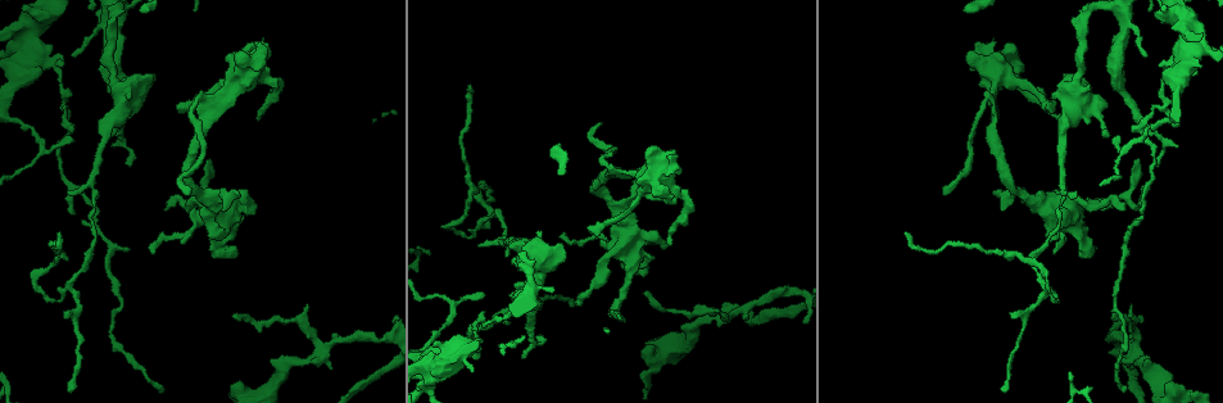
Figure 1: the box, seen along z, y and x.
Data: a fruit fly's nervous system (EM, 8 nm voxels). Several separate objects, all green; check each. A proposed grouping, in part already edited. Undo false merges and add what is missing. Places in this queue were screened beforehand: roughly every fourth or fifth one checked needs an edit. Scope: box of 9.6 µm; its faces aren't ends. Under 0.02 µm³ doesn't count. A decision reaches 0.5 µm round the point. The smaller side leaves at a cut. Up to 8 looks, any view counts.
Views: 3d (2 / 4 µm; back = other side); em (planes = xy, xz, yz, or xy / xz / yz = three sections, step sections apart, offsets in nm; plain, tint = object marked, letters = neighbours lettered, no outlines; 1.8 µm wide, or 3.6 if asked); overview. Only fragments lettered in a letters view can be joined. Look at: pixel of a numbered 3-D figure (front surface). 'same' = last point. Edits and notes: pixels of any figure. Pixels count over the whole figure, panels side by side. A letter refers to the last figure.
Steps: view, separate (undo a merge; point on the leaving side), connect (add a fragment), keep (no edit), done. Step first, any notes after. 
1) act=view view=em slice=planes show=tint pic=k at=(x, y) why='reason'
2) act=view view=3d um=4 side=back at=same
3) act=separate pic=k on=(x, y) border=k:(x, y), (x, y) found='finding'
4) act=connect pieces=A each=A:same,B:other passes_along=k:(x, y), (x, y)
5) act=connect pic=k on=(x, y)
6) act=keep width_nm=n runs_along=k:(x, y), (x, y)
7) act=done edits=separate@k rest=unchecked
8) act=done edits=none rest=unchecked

act=view view=em slice=planes show=letters pic=1 at=(1134, 207)

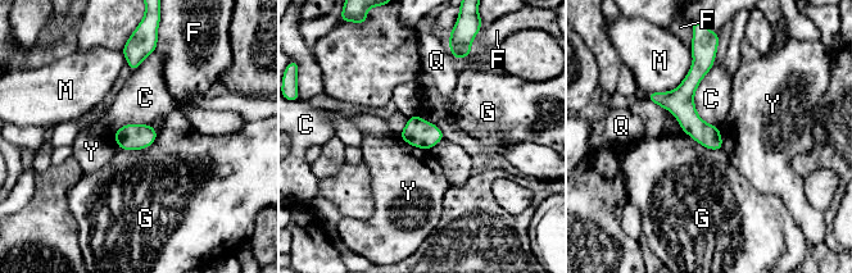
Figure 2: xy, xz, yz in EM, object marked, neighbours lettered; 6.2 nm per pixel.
act=keep each=C:other,F:other,G:other,M:other,Q:other,Y:other found='no lettered fragment goes on from it'

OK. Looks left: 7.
act=view view=em slice=xy step=16 show=letters pic=1 at=(656, 232)

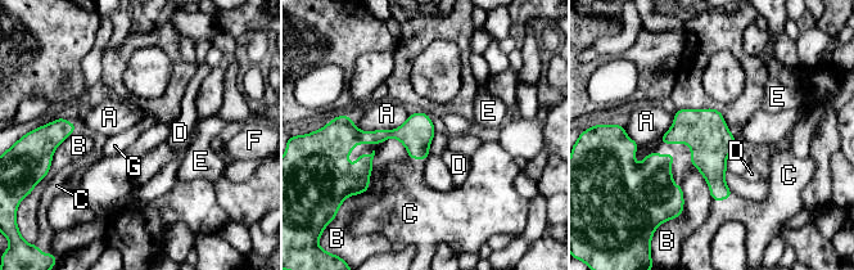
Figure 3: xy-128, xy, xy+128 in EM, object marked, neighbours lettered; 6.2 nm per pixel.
act=view view=em slice=planes show=letters at=same

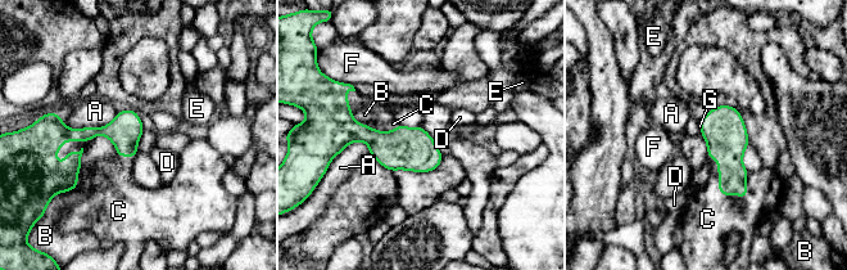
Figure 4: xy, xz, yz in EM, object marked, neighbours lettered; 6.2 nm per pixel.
act=connect pieces=C width_nm=220 each=A:other,B:other,C:same,D:other,E:other,F:other,G:other found='it goes on there'

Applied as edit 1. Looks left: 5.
act=view view=em slice=yz step=8 show=letters pic=1 at=(944, 190) why='an open end'

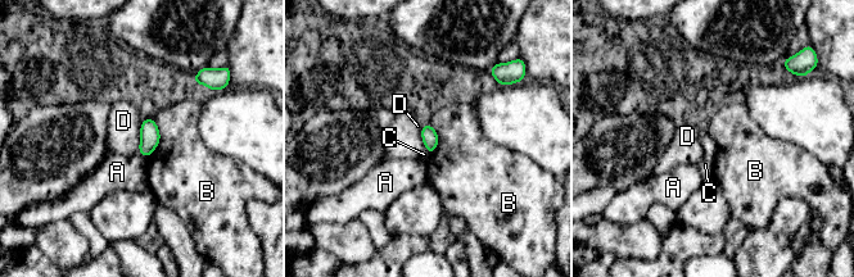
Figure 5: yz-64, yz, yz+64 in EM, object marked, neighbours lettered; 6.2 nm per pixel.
act=view view=em slice=xy step=8 show=letters at=same why='another direction'

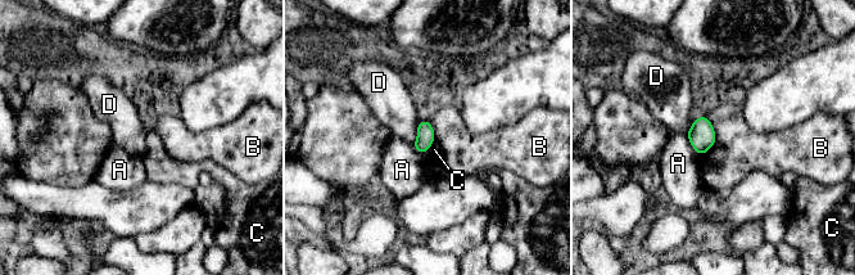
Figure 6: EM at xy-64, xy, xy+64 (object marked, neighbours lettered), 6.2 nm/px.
act=keep each=A:other,B:other,C:other,D:other found='none of them fits'

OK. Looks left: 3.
act=view view=3d um=2 pic=1 at=(1166, 76) why='branch stops here'

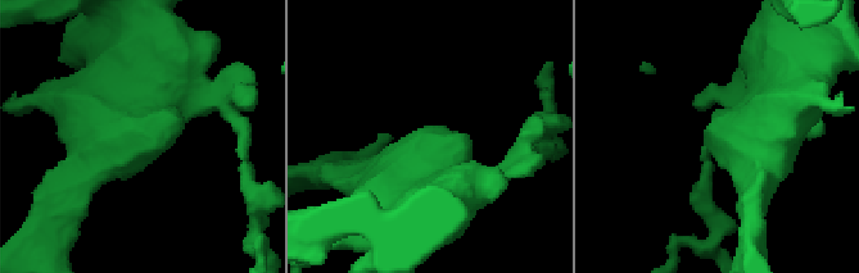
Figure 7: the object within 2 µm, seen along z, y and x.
act=view view=em slice=yz step=8 show=tint pic=7 at=(718, 140)

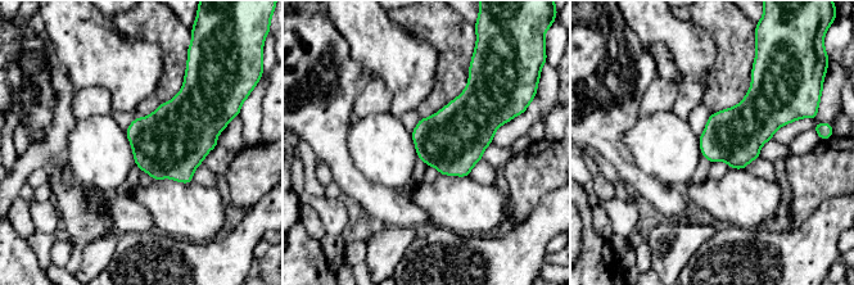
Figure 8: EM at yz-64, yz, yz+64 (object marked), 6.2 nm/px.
act=view view=em slice=planes show=letters at=same

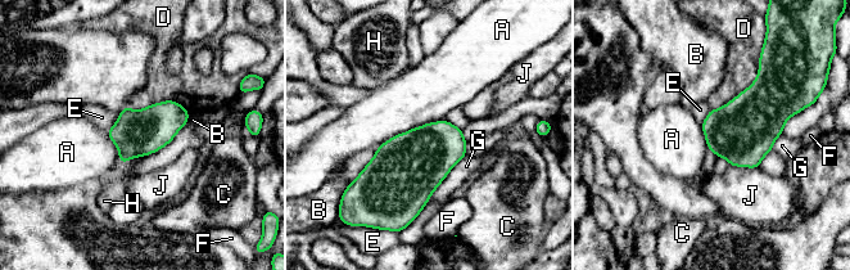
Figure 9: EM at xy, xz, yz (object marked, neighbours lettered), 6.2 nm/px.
act=keep each=A:other,B:other,C:other,D:other,E:other,F:other,G:other,H:other,J:other border=9:(444, 118), (401, 131), (378, 147) found='none of them fits'

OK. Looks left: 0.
act=done edits=connect@4 rest=unchecked

